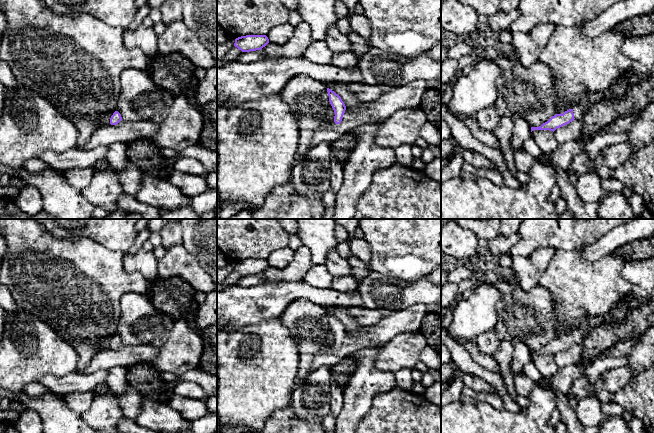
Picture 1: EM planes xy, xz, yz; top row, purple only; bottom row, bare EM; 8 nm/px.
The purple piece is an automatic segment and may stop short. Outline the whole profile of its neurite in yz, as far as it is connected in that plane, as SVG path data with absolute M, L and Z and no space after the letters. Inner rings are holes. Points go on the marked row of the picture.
M612 85L601 92L594 92L591 94L588 100L585 100L581 105L575 106L573 109L565 111L563 114L556 114L552 116L547 122L543 123L539 127L531 127L531 132L533 130L550 130L555 131L566 124L569 124L574 119L582 120L585 113L588 112L596 103L600 101L605 101L605 94L609 91Z

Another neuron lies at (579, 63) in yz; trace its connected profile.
M583 24L575 27L555 26L538 57L553 74L555 105L562 114L575 107L584 91L594 93L608 89L631 66L631 60L621 51L622 44L628 37L616 28L597 37L589 37L581 32Z

